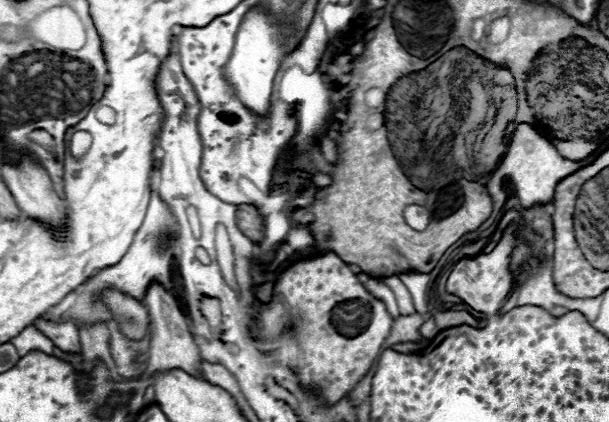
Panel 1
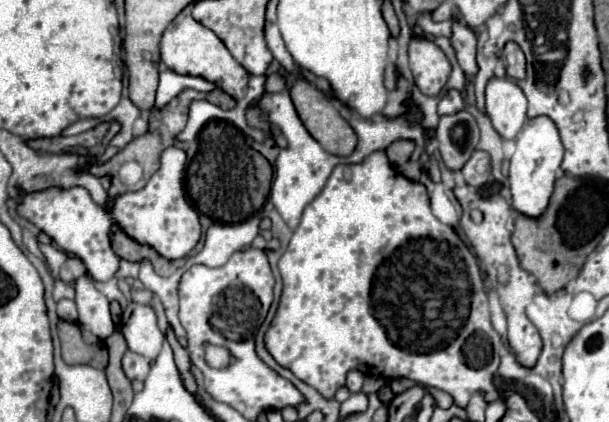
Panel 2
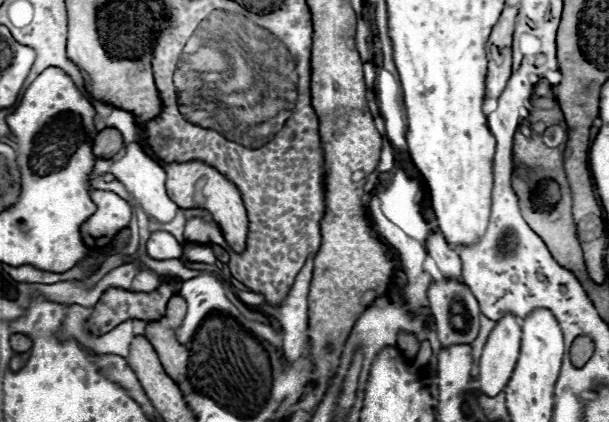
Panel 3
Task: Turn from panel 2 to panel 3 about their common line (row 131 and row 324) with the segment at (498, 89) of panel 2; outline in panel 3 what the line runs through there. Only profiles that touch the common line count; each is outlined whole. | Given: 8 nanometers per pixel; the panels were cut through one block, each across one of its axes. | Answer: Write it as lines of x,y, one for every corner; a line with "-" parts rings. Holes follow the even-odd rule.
506,312
494,326
480,358
480,390
486,396
500,394
516,366
520,354
522,326
516,314

